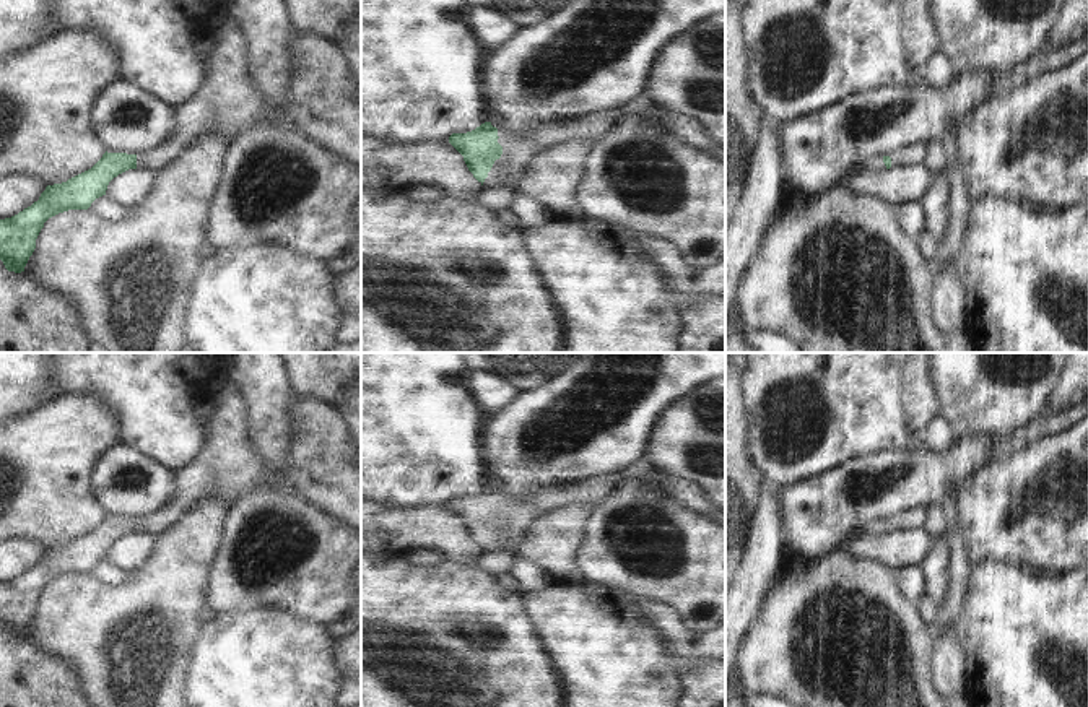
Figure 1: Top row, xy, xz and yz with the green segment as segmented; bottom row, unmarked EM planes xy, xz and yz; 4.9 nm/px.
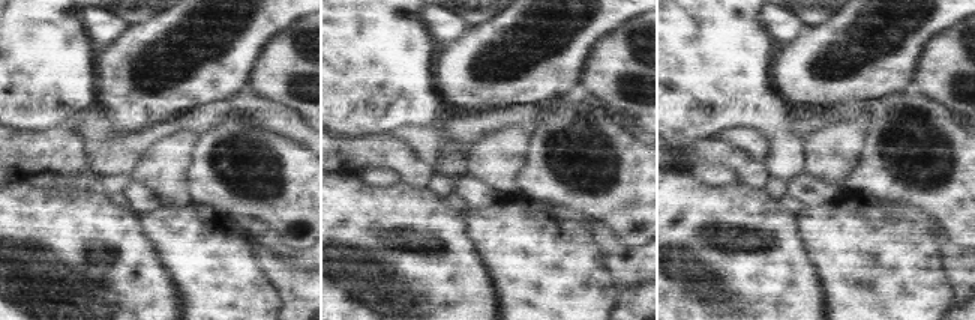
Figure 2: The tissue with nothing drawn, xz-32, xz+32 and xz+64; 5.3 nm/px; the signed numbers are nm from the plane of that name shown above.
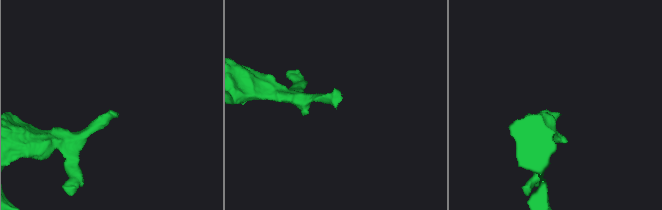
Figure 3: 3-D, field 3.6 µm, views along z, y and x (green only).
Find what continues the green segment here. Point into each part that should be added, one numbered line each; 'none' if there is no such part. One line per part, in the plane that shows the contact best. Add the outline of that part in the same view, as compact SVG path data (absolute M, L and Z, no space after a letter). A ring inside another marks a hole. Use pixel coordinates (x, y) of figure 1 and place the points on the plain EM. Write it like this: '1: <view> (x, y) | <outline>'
1: xz (517, 516) | M639 462L629 471L603 475L600 478L585 478L568 486L537 492L522 501L498 494L498 507L503 510L503 518L494 525L491 535L488 536L488 541L483 546L483 551L516 553L525 531L538 517L571 502L589 504L594 507L626 479L651 483L659 489L662 496L725 528L725 510L709 502L699 486L680 479L673 475L657 471Z

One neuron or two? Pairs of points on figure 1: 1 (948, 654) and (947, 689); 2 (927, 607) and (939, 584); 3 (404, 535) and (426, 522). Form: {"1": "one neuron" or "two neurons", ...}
{"1": "one neuron", "2": "two neurons", "3": "one neuron"}

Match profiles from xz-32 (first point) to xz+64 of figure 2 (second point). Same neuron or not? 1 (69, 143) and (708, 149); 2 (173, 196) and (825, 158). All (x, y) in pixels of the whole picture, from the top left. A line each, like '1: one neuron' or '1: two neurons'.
1: one neuron
2: one neuron

